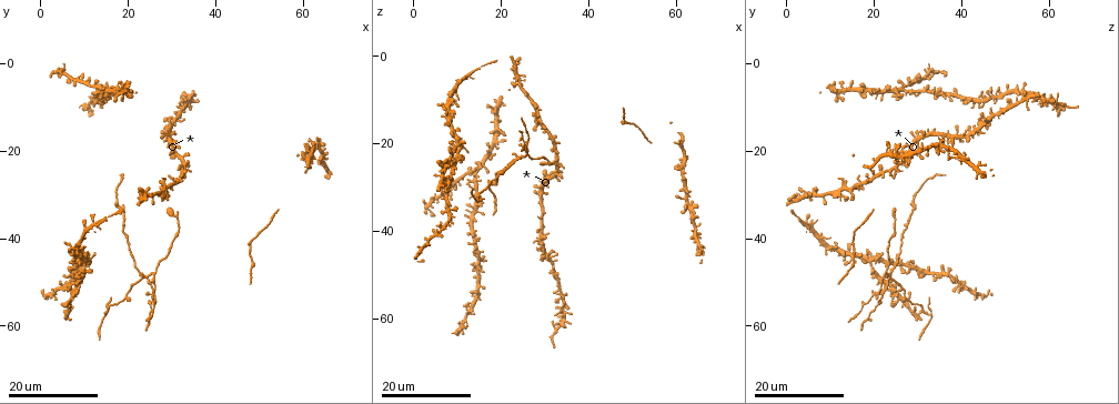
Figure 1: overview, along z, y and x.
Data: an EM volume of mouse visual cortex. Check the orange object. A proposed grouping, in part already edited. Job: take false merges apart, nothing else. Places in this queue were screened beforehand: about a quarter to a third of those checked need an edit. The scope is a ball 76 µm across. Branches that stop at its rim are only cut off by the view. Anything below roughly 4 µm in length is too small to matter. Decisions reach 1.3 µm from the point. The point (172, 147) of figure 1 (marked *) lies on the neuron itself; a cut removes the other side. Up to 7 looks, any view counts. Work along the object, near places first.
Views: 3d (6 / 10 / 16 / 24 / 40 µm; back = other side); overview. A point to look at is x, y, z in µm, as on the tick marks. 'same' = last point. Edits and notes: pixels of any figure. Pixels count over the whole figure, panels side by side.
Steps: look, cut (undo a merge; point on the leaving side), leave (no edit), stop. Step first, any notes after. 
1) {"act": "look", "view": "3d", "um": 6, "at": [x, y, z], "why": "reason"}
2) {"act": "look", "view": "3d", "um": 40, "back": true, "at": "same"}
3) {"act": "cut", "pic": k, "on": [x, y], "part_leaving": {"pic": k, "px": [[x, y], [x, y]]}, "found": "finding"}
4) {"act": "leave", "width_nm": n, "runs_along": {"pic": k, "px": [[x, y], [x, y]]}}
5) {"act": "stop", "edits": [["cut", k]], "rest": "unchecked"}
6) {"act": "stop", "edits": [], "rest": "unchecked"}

{"act": "look", "view": "3d", "um": 16, "at": [18.5, 33.0, 29.0], "why": "side arm on a straight run"}

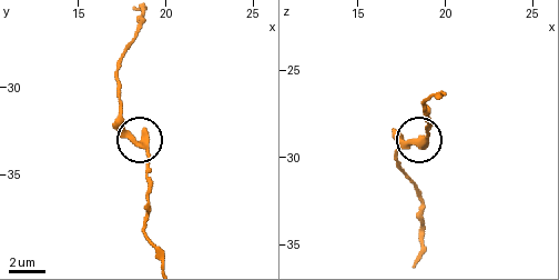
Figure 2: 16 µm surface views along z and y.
{"act": "look", "view": "3d", "um": 10, "at": [18.7, 33.2, 29.2], "why": "zoom in"}

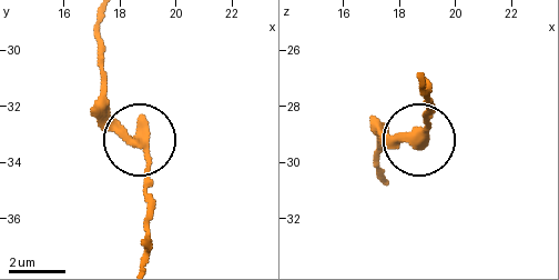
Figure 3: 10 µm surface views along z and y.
{"act": "leave", "arms": 3, "found": "one neuron here"}

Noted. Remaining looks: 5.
{"act": "look", "view": "3d", "um": 24, "at": [23.5, 49.0, 23.0], "why": "looks like a crossing"}

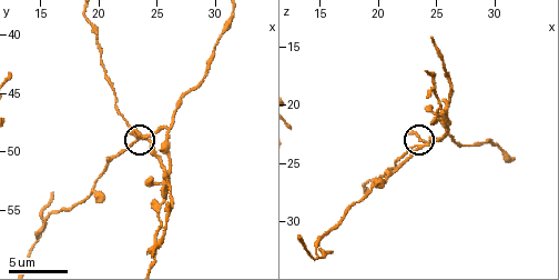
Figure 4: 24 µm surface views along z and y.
{"act": "look", "view": "3d", "um": 6, "at": "same"}

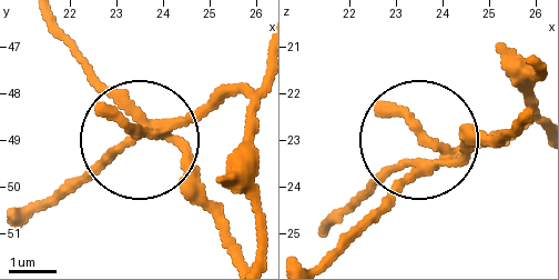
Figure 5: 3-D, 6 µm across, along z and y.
{"act": "cut", "pic": 5, "on": [216, 108], "arms": 5, "part_leaving": {"pic": 5, "px": [[423, 176], [319, 259]]}, "found": "two neurons meet here"}

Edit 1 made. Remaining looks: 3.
{"act": "stop", "edits": [["cut", 5]], "rest": "unchecked"}

